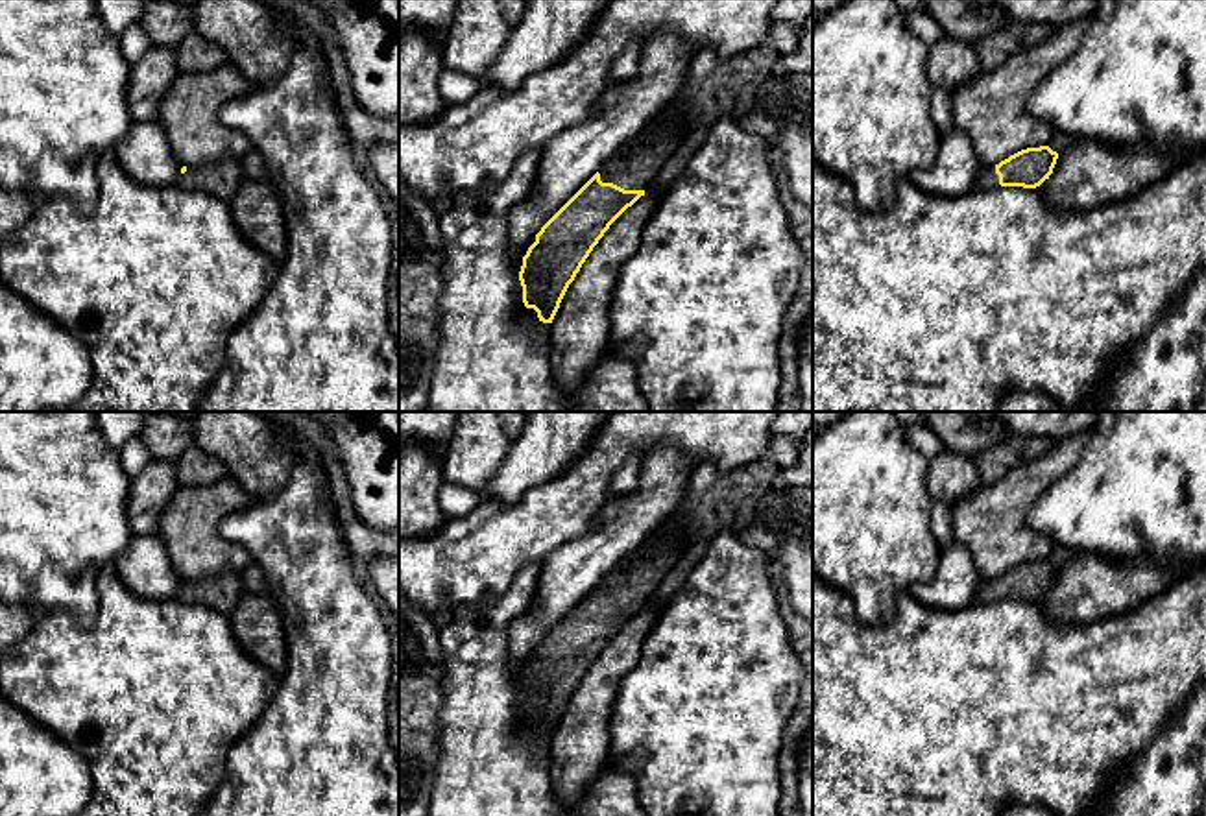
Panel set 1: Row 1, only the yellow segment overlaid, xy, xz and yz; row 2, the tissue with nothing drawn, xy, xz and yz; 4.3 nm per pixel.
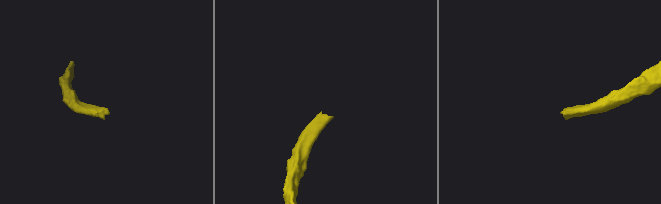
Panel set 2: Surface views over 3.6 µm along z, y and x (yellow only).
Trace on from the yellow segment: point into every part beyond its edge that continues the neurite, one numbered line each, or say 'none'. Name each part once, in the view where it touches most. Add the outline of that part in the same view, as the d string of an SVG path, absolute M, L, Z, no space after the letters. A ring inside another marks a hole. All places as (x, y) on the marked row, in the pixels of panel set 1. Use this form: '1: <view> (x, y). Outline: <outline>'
1: xz (636, 167). Outline: M672 102L667 103L624 150L600 166L600 181L624 190L646 190L687 137L680 129L681 120L681 111Z

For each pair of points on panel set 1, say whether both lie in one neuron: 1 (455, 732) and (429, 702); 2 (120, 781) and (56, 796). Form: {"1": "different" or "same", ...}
{"1": "different", "2": "different"}

